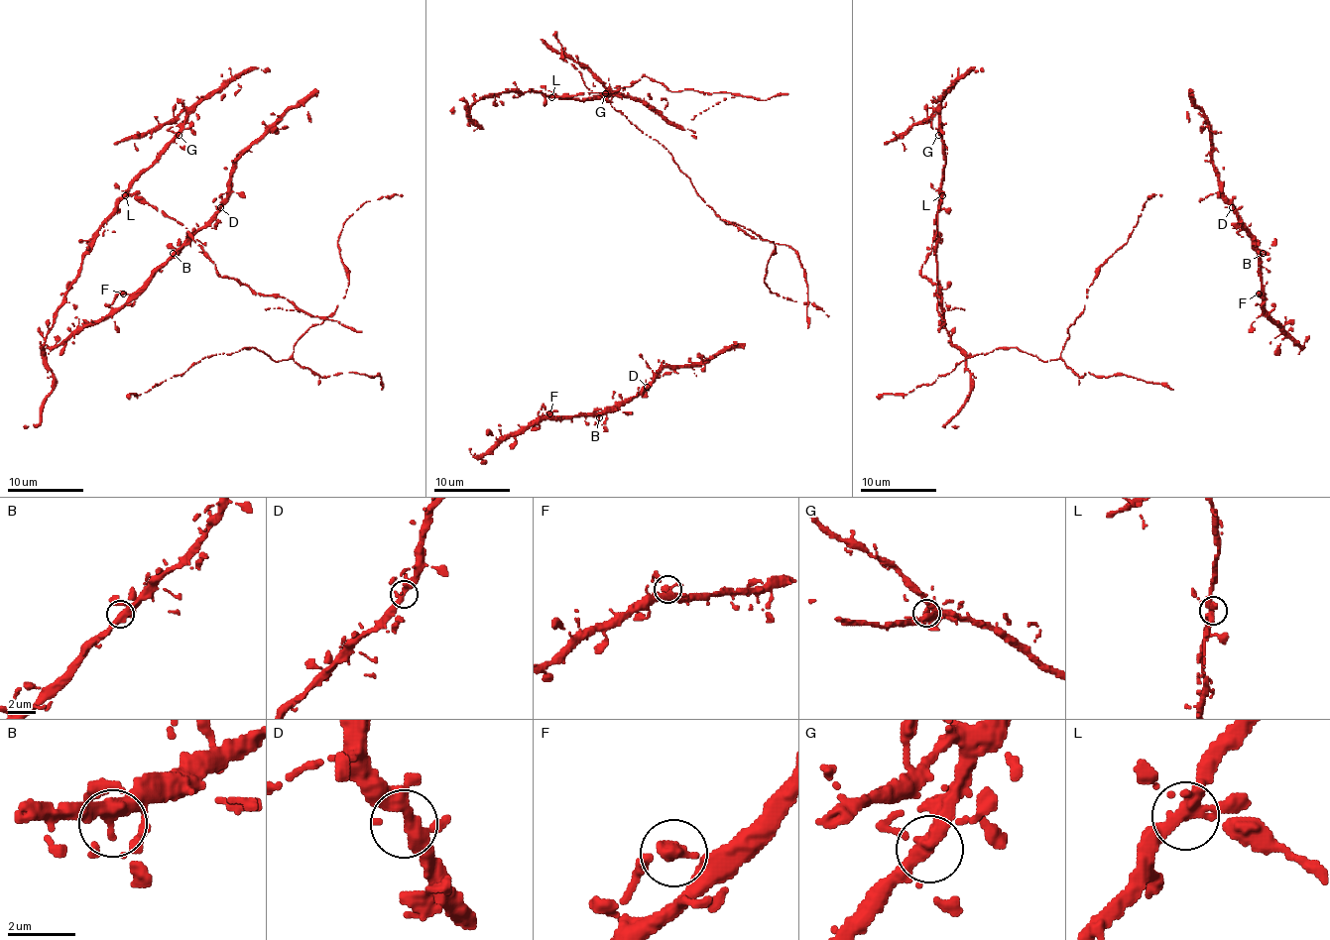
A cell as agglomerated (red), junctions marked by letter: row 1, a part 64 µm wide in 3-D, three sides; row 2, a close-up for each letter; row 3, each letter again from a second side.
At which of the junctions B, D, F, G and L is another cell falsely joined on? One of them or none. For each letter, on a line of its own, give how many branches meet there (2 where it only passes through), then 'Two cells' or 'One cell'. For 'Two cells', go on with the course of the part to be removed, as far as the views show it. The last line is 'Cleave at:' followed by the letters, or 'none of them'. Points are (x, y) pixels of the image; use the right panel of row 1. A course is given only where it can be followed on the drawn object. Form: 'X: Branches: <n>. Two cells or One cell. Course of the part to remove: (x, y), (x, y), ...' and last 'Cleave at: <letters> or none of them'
B: Branches: 3. One cell
D: Branches: 5. One cell
F: Branches: 2. One cell
G: Branches: 4. One cell
L: Branches: 4. Two cells. Course of the part to remove: (941, 196), (932, 251), (920, 274), (936, 284), (934, 295), (938, 297), (938, 314), (945, 320), (938, 331)
Cleave at: L

